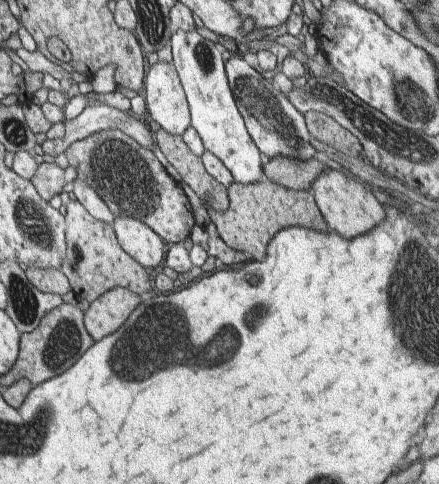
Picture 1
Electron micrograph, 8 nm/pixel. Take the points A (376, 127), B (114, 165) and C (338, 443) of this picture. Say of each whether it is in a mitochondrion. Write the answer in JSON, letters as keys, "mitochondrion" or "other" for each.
{"A":"mitochondrion","B":"mitochondrion","C":"other"}

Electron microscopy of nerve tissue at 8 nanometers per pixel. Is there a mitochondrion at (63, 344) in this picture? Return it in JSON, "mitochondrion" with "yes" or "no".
{"mitochondrion":"yes"}

